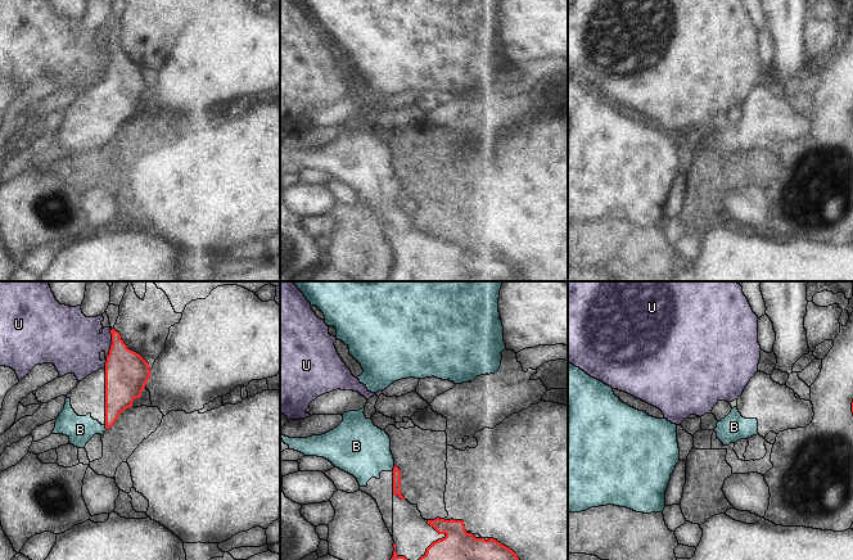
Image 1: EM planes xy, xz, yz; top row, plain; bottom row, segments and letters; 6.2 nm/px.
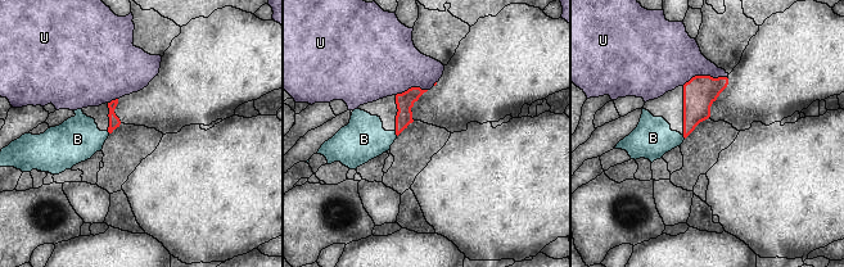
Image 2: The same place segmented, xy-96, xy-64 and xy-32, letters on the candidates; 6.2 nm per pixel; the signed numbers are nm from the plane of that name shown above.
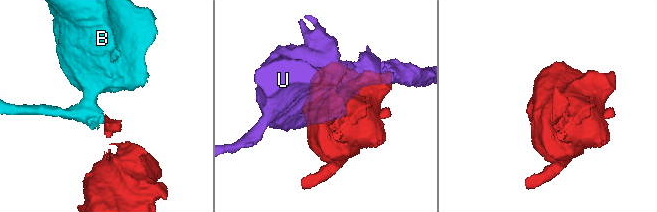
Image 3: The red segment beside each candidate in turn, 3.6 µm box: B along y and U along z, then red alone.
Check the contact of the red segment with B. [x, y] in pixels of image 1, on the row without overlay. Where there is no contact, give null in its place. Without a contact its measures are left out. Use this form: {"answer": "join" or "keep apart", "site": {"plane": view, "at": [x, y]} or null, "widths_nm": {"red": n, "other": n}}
{"answer": "join", "site": {"plane": "xz", "at": [393, 180]}, "widths_nm": {"red": 50, "other": 340}}

